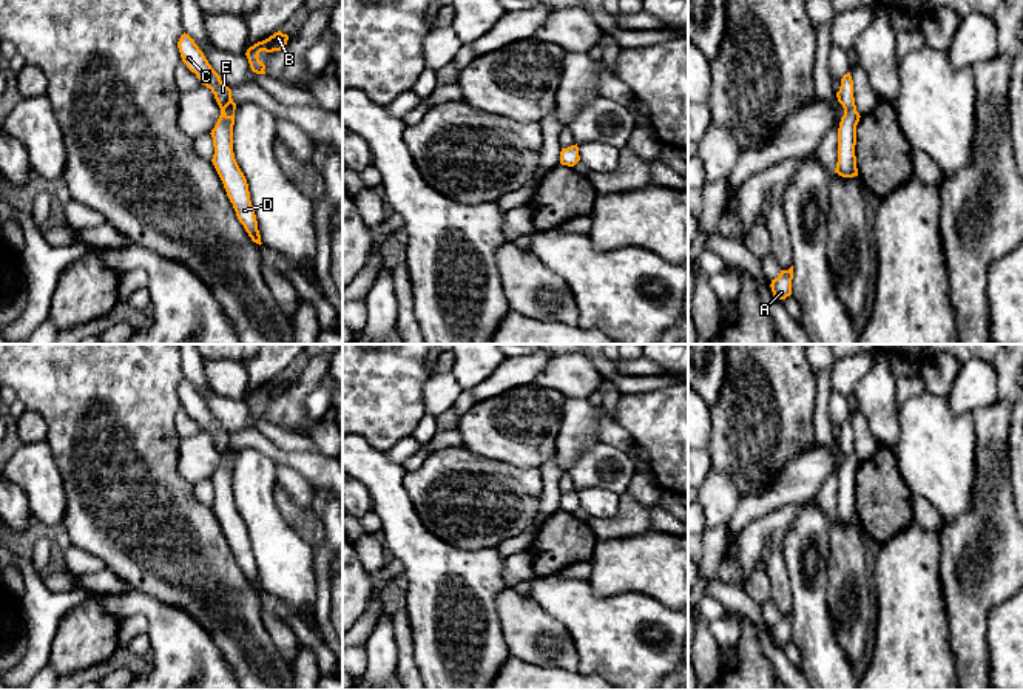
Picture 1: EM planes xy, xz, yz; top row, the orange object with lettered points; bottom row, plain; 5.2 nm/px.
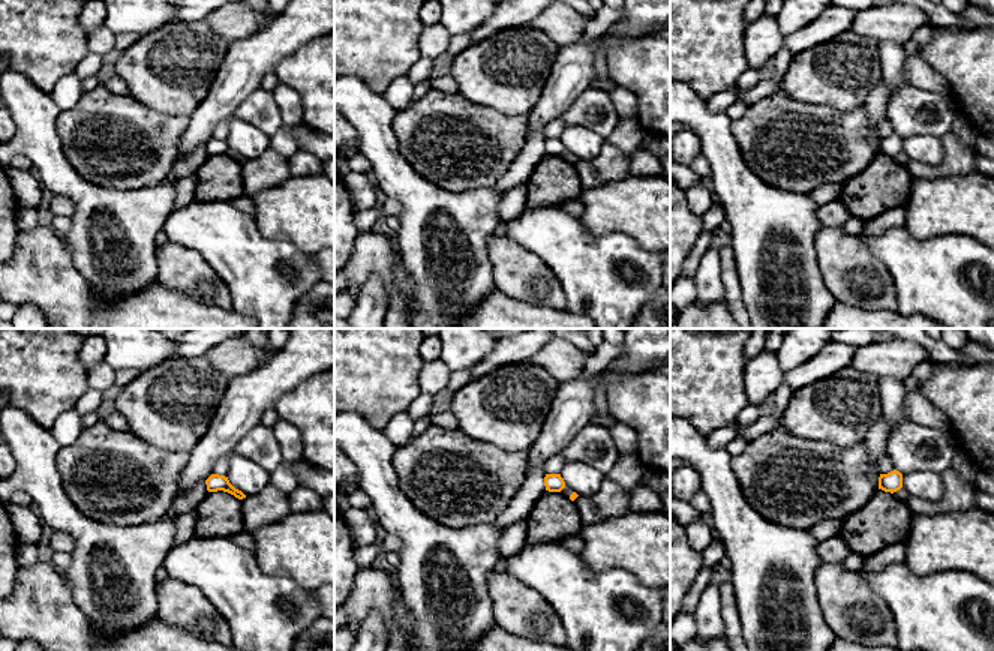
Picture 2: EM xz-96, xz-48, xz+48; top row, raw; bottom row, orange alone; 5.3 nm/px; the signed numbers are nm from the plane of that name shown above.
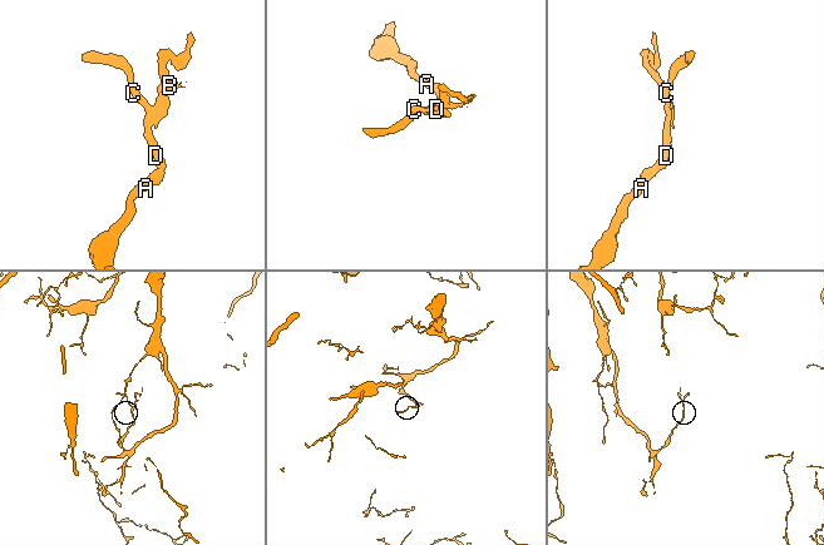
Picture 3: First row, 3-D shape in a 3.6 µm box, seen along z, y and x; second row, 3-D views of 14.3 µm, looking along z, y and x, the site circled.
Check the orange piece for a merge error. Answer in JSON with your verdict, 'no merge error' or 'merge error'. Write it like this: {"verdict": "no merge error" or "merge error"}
{"verdict": "merge error"}

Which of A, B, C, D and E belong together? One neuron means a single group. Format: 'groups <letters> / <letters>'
groups A D / B C E

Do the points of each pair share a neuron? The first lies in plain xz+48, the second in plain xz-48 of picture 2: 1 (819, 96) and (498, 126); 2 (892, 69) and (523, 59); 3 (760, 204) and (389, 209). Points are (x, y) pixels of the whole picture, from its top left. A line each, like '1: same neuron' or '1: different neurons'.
1: different neurons
2: different neurons
3: different neurons

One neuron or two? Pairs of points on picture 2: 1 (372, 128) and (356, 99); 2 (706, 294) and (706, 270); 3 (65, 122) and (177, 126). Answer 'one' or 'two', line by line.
1: one
2: one
3: one

